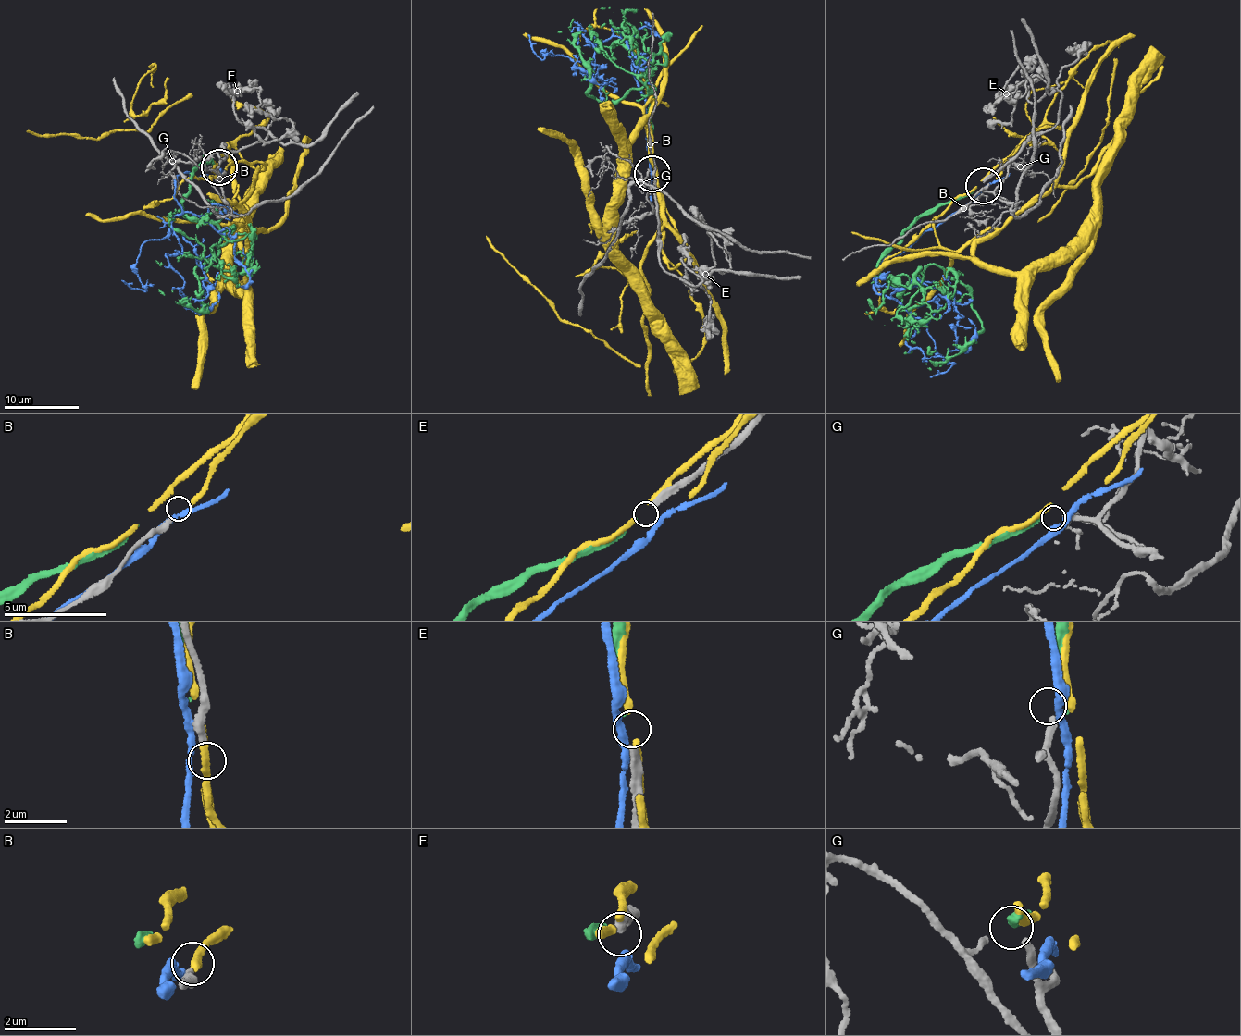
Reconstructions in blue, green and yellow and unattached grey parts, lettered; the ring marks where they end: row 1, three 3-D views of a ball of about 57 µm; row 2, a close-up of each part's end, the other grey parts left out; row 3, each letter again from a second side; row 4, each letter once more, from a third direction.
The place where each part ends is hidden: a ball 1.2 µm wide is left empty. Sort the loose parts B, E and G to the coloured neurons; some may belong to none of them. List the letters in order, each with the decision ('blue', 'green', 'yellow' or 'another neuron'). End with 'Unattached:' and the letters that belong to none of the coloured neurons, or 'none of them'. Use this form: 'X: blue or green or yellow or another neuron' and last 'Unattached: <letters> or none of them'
B: yellow
E: green
G: another neuron
Unattached: G

